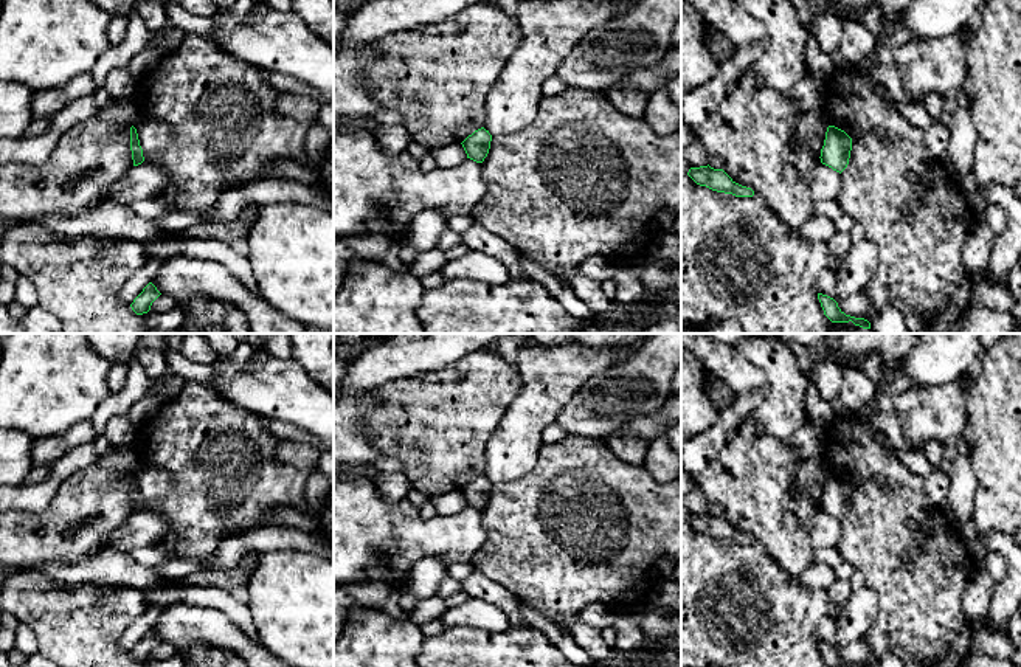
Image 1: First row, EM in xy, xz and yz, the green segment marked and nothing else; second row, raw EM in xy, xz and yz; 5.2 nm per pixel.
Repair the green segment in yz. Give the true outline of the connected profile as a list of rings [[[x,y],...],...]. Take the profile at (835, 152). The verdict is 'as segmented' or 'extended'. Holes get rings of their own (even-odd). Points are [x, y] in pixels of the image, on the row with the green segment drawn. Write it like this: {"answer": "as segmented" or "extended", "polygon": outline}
{"answer": "as segmented", "polygon": [[[829,126],[821,149],[821,163],[841,174],[849,164],[850,150],[852,138],[844,130]]]}

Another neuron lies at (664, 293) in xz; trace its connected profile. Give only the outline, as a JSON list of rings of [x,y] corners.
[[[656,261],[647,265],[642,282],[649,290],[645,301],[616,307],[607,313],[590,313],[580,323],[577,334],[635,334],[649,324],[655,324],[681,306],[681,278],[670,278],[664,265],[670,262]]]

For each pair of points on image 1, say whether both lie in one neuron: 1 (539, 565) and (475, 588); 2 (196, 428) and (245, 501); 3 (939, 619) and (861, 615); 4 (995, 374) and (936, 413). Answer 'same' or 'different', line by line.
1: different
2: same
3: different
4: different

